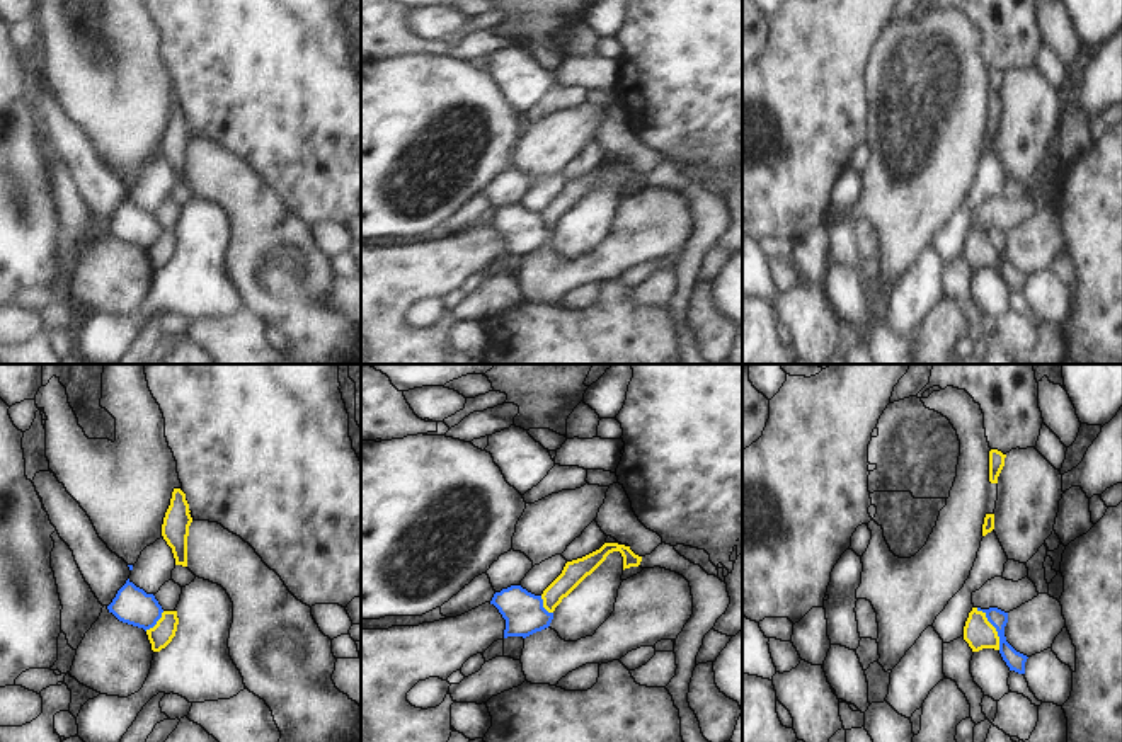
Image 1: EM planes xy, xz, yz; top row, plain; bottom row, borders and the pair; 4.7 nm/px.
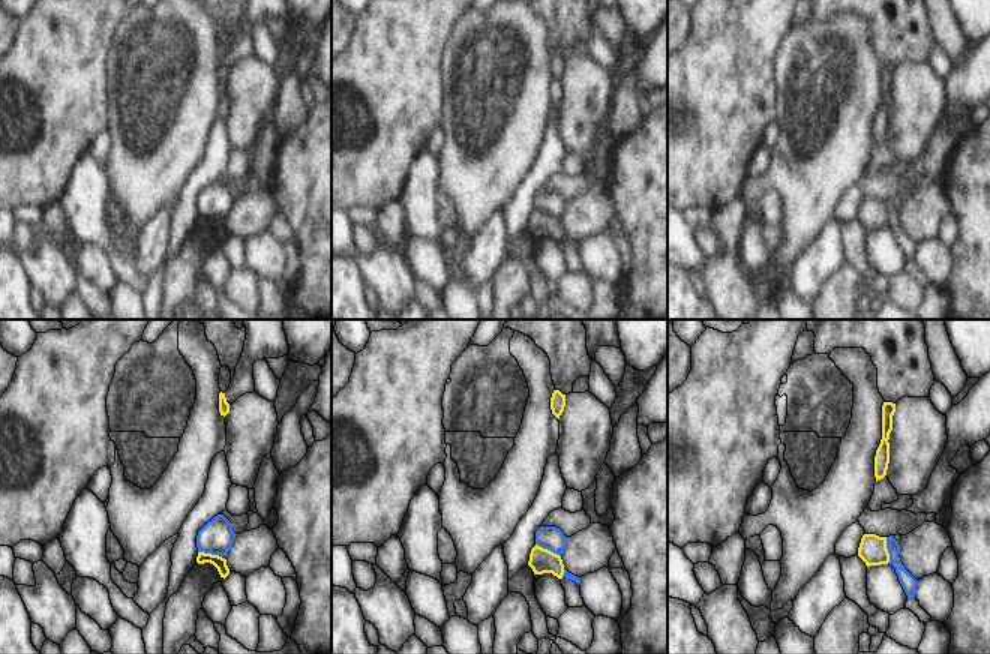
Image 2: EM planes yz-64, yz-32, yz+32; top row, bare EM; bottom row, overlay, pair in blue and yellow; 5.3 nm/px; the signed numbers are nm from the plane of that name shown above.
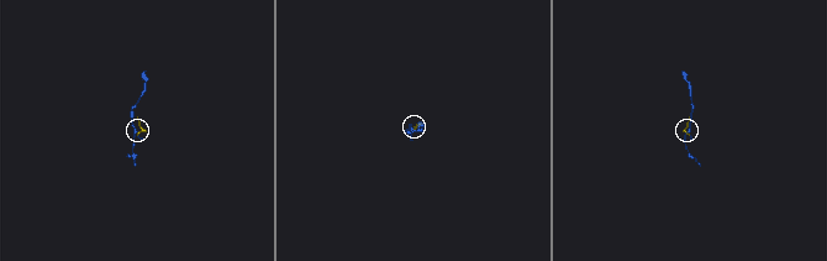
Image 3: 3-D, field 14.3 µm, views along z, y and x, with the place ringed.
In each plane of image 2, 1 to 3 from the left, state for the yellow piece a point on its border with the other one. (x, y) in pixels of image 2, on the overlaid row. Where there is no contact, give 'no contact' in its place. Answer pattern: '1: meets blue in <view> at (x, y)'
1: meets blue in yz-64 at (209, 552)
2: meets blue in yz-32 at (548, 549)
3: meets blue in yz+32 at (888, 549)

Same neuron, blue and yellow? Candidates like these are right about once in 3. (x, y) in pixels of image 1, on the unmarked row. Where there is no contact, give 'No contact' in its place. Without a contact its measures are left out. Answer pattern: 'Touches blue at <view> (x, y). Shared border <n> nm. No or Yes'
Touches blue at yz (995, 245). Shared border 240 nm. No

